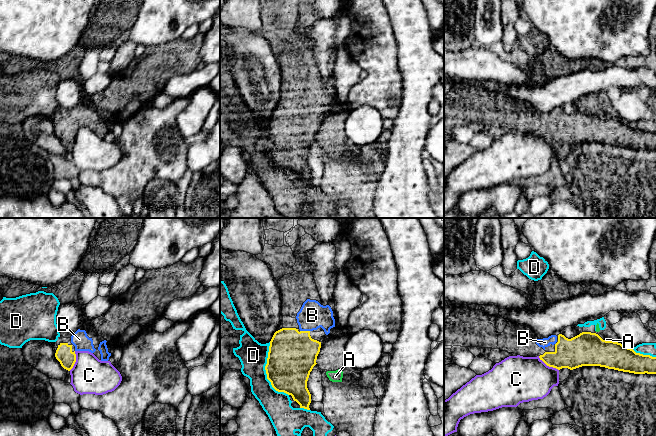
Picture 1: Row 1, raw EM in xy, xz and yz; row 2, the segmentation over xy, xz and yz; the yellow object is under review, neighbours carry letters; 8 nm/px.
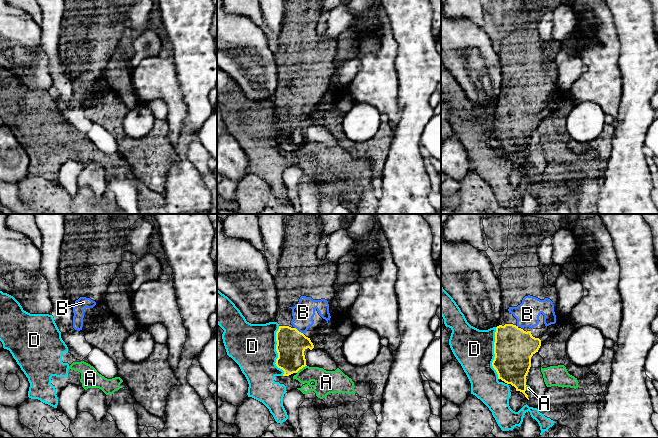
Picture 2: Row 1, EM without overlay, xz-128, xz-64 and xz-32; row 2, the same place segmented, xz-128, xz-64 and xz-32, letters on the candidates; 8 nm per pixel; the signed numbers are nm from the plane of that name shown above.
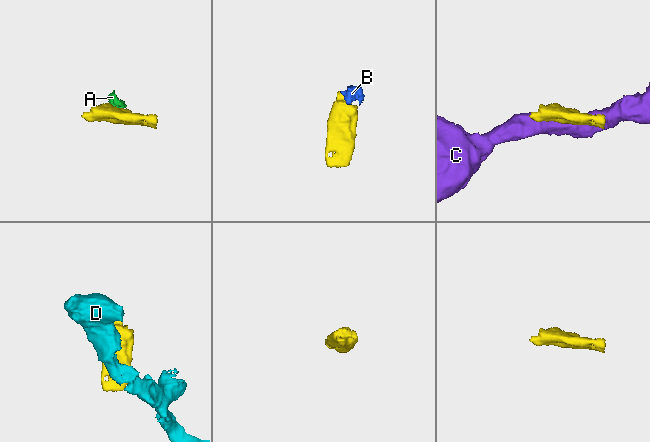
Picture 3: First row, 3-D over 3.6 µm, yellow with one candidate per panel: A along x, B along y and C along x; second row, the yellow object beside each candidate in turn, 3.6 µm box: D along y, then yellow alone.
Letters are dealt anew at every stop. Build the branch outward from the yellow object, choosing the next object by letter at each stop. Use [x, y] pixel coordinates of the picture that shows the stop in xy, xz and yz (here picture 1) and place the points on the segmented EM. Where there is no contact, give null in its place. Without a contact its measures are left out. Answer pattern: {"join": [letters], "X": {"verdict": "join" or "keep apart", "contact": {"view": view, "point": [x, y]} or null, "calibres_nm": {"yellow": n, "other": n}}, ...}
{"join": ["B"], "A": {"verdict": "keep apart", "contact": {"view": "yz", "point": [607, 341]}, "calibres_nm": {"yellow": 280, "other": 20}}, "B": {"verdict": "join", "contact": {"view": "xz", "point": [305, 331]}, "calibres_nm": {"yellow": 380, "other": 220}}, "C": {"verdict": "keep apart", "contact": {"view": "yz", "point": [548, 365]}, "calibres_nm": {"yellow": 240, "other": 360}}, "D": {"verdict": "keep apart", "contact": {"view": "xz", "point": [266, 372]}, "calibres_nm": {"yellow": 380, "other": 220}}}

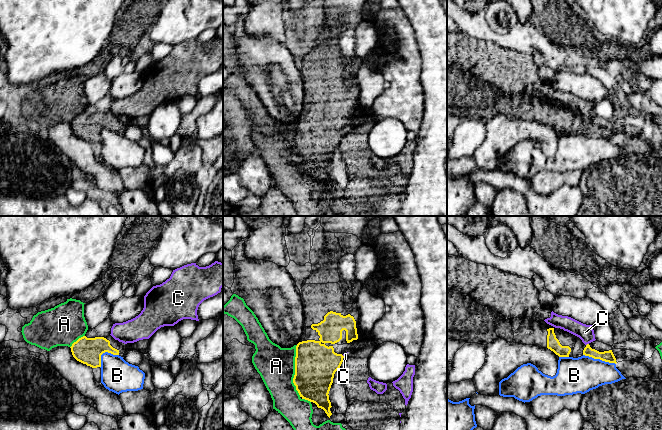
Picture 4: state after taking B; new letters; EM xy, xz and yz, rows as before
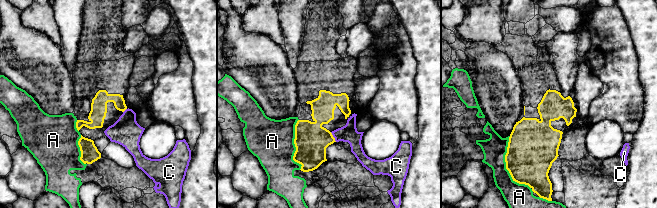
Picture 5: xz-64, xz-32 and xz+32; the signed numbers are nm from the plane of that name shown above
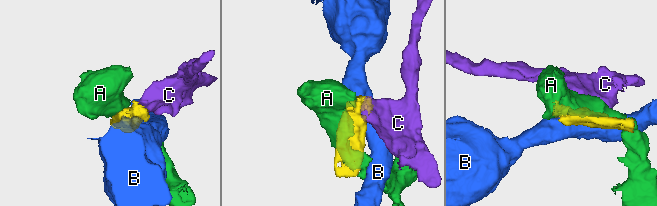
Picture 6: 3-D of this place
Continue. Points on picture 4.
{"join": [], "A": {"verdict": "keep apart", "contact": {"view": "xz", "point": [295, 371]}, "calibres_nm": {"yellow": 340, "other": 300}}, "B": {"verdict": "keep apart", "contact": {"view": "yz", "point": [599, 358]}, "calibres_nm": {"yellow": 90, "other": 280}}, "C": {"verdict": "keep apart", "contact": {"view": "yz", "point": [587, 344]}, "calibres_nm": {"yellow": 90, "other": 130}}}

